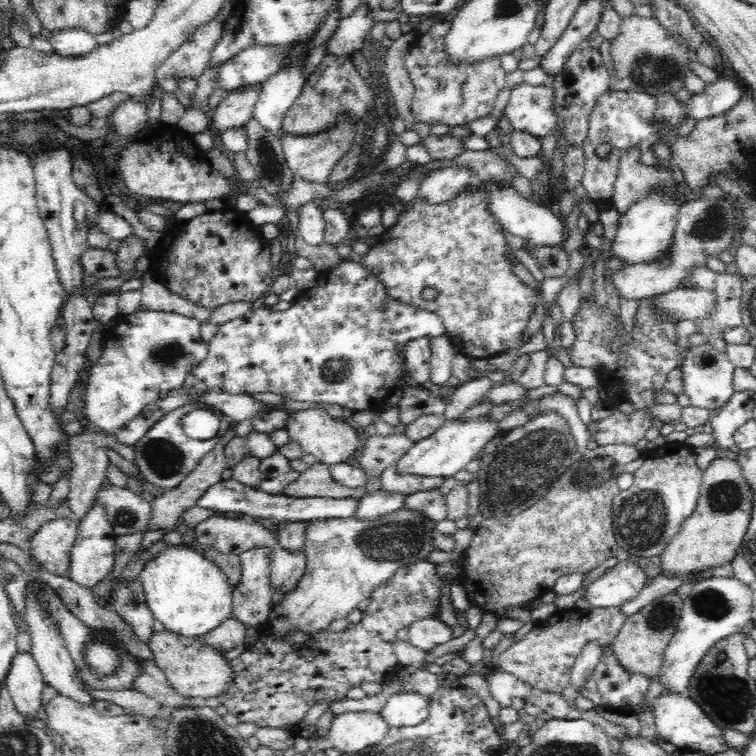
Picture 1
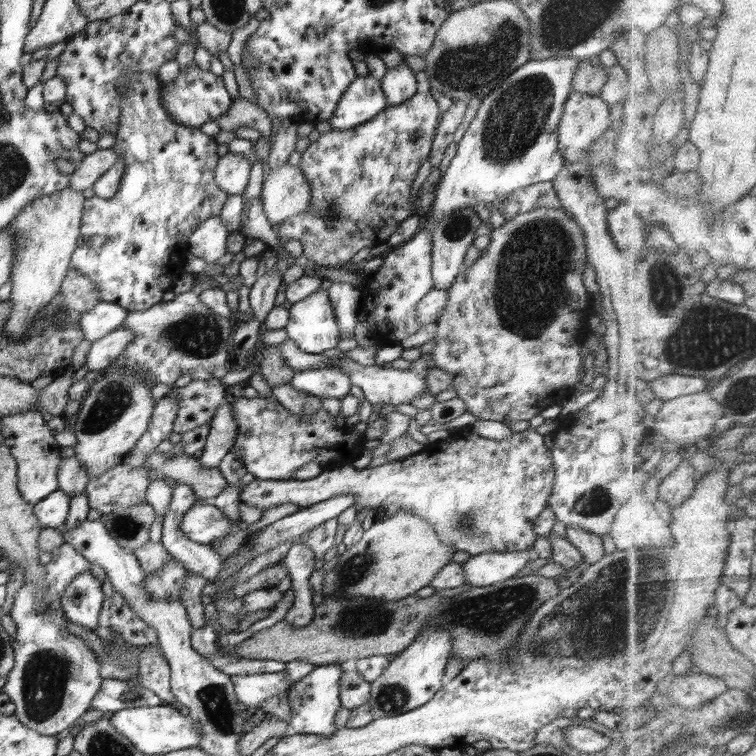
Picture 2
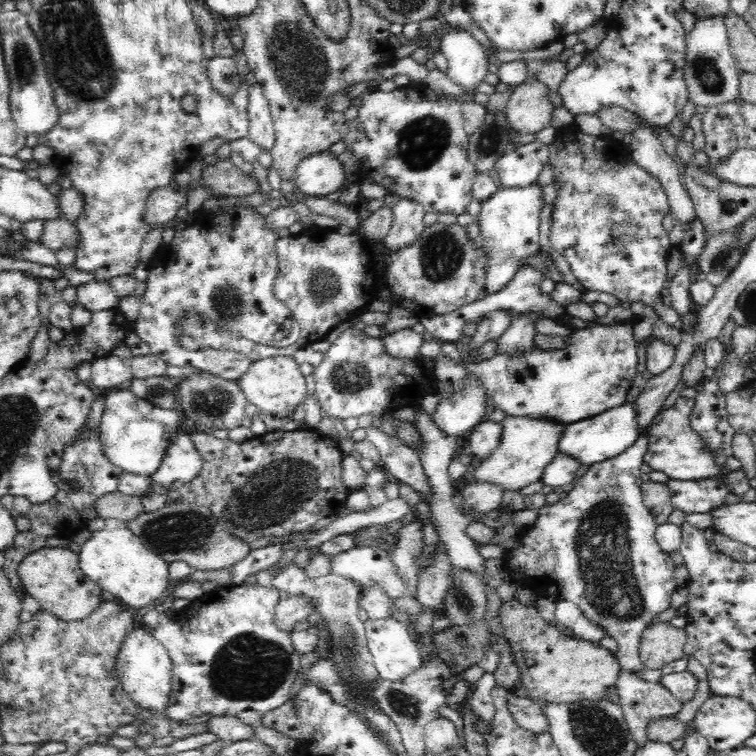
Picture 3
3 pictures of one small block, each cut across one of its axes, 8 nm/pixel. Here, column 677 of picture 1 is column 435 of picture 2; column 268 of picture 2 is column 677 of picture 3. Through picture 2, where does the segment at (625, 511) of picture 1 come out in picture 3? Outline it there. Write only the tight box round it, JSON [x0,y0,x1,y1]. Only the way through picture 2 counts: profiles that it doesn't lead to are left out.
[666,476,731,513]

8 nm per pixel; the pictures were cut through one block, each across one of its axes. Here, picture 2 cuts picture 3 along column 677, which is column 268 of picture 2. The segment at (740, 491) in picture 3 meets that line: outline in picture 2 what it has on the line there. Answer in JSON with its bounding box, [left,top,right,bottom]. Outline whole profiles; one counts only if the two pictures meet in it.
[232,398,364,480]

